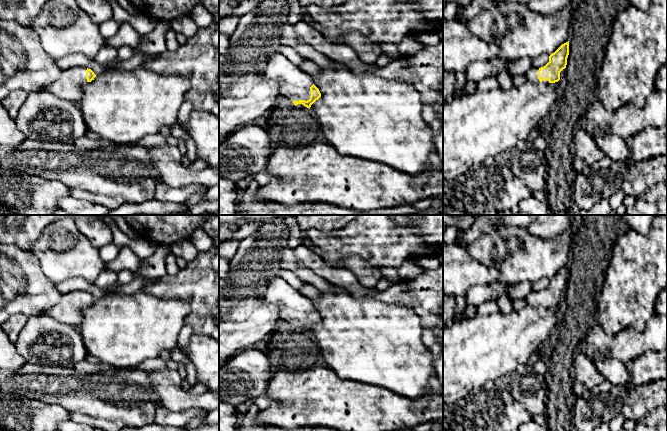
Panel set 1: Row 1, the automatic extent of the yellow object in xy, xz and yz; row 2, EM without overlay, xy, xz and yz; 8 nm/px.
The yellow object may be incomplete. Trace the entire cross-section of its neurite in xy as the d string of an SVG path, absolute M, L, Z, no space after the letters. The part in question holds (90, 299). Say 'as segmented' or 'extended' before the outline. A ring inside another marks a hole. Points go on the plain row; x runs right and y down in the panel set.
extended; M82 290L72 291L64 294L61 300L47 310L44 315L60 323L78 328L83 319L82 312L95 301L96 299L91 293Z

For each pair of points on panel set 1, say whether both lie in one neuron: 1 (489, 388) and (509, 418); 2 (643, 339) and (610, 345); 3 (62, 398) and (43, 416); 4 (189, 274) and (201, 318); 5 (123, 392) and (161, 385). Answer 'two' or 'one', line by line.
1: one
2: one
3: two
4: one
5: two

